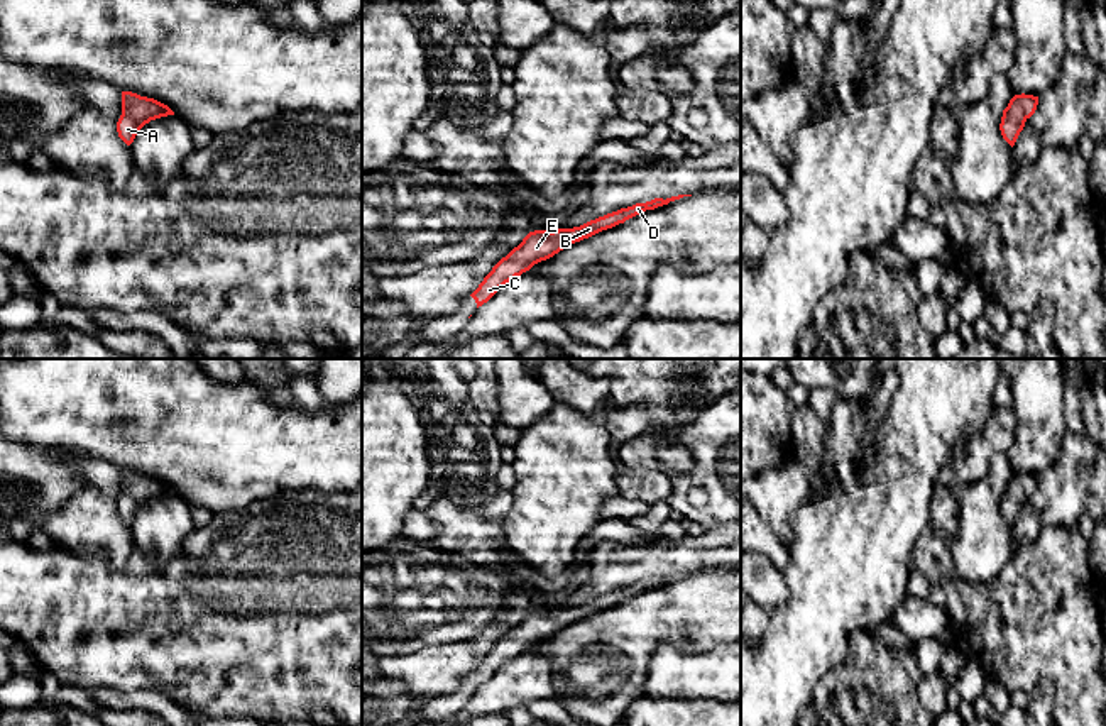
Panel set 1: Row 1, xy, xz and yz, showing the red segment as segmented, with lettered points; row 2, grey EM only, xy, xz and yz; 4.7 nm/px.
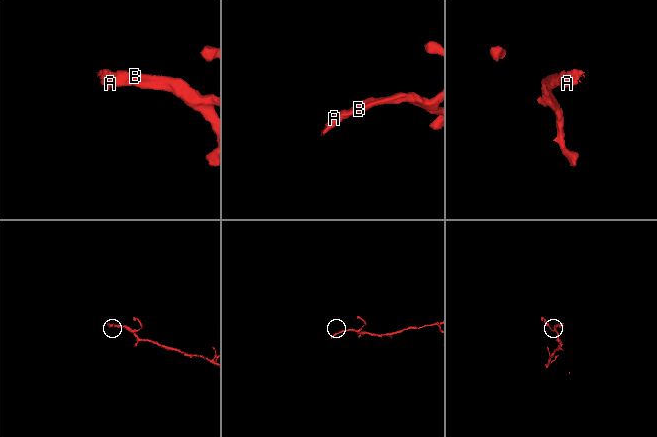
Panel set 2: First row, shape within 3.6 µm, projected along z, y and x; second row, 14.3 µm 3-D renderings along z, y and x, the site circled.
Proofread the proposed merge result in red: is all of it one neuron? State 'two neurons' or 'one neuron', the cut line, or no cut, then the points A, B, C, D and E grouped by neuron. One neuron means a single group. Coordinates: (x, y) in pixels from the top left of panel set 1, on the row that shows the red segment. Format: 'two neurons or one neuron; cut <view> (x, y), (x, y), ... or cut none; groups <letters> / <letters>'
one neuron; cut none; groups A B C D E

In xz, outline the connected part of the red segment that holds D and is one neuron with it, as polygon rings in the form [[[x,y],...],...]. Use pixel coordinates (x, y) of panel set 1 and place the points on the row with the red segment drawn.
[[[678,195],[666,200],[654,198],[646,203],[636,203],[632,206],[621,208],[573,228],[529,232],[517,247],[514,247],[492,267],[492,271],[484,278],[484,281],[470,296],[475,300],[479,308],[487,303],[506,283],[529,271],[534,264],[553,257],[565,247],[589,239],[602,230],[612,228],[619,223],[624,223],[626,220],[646,210],[654,210],[683,196],[692,195]]]

